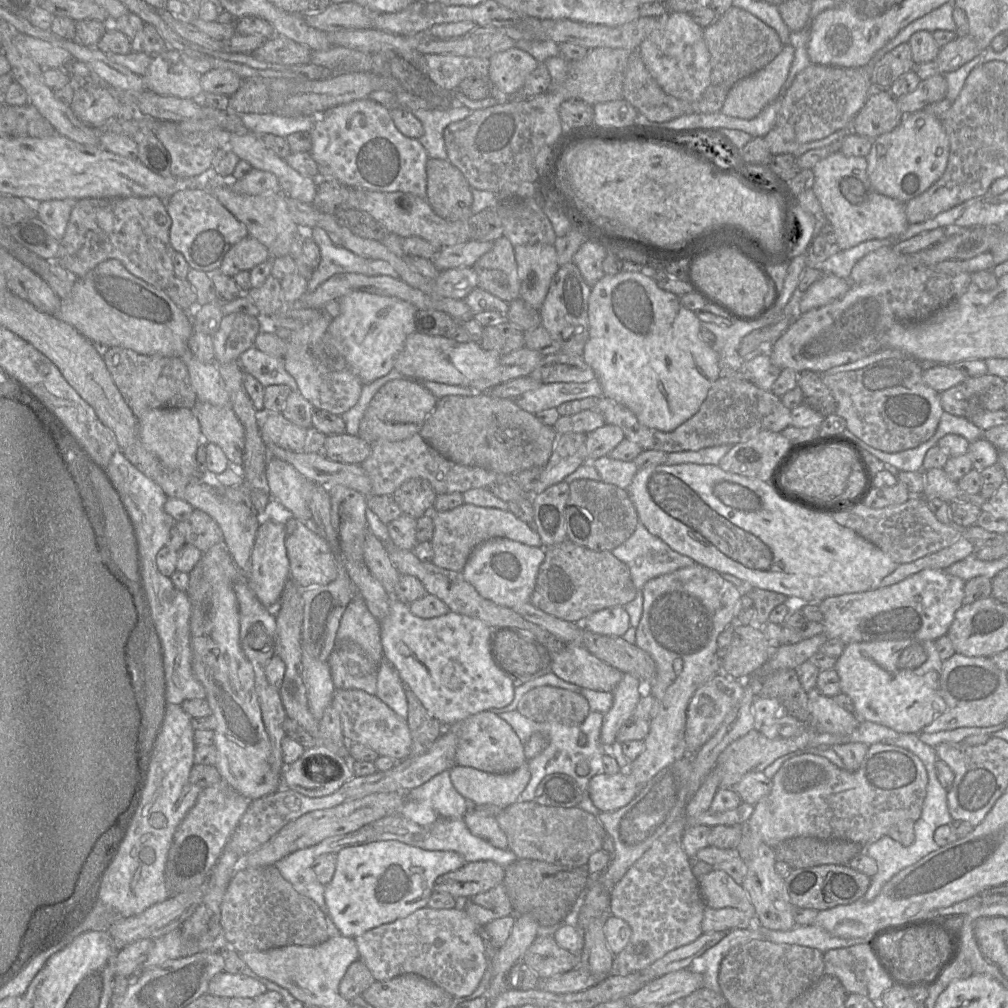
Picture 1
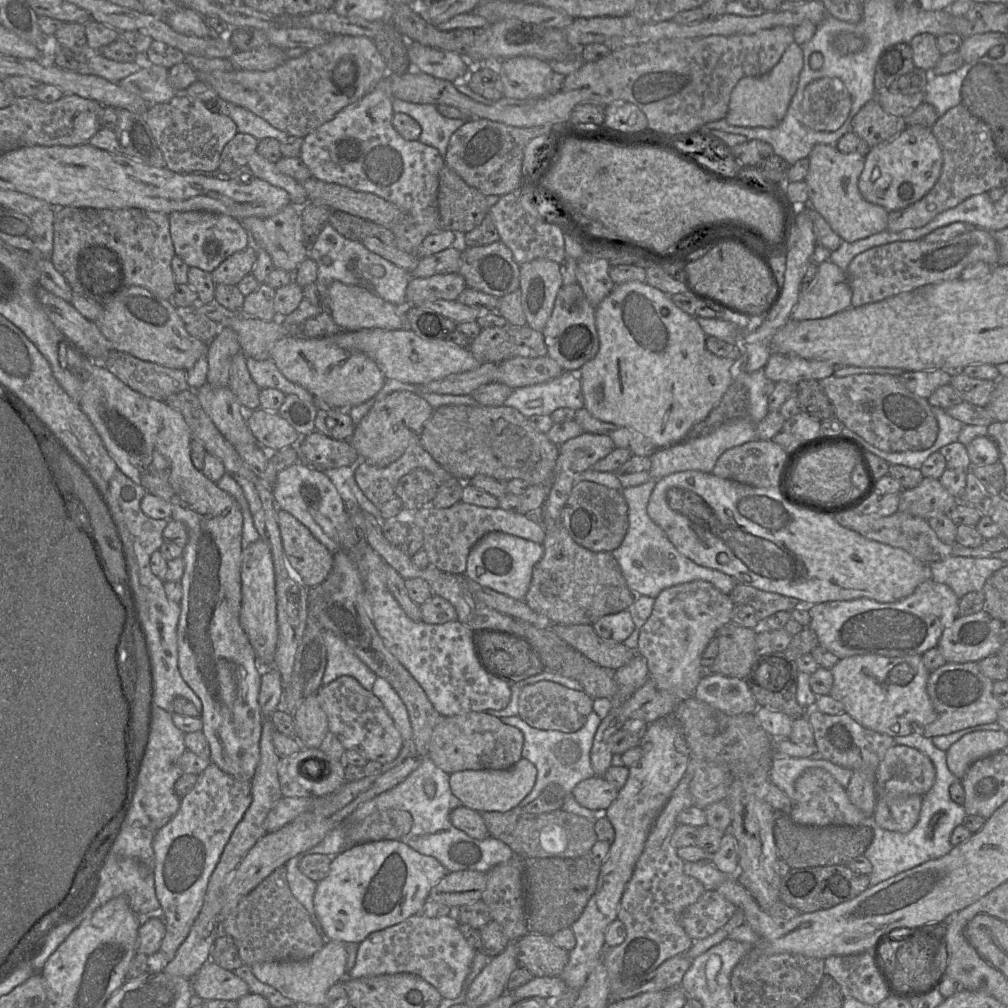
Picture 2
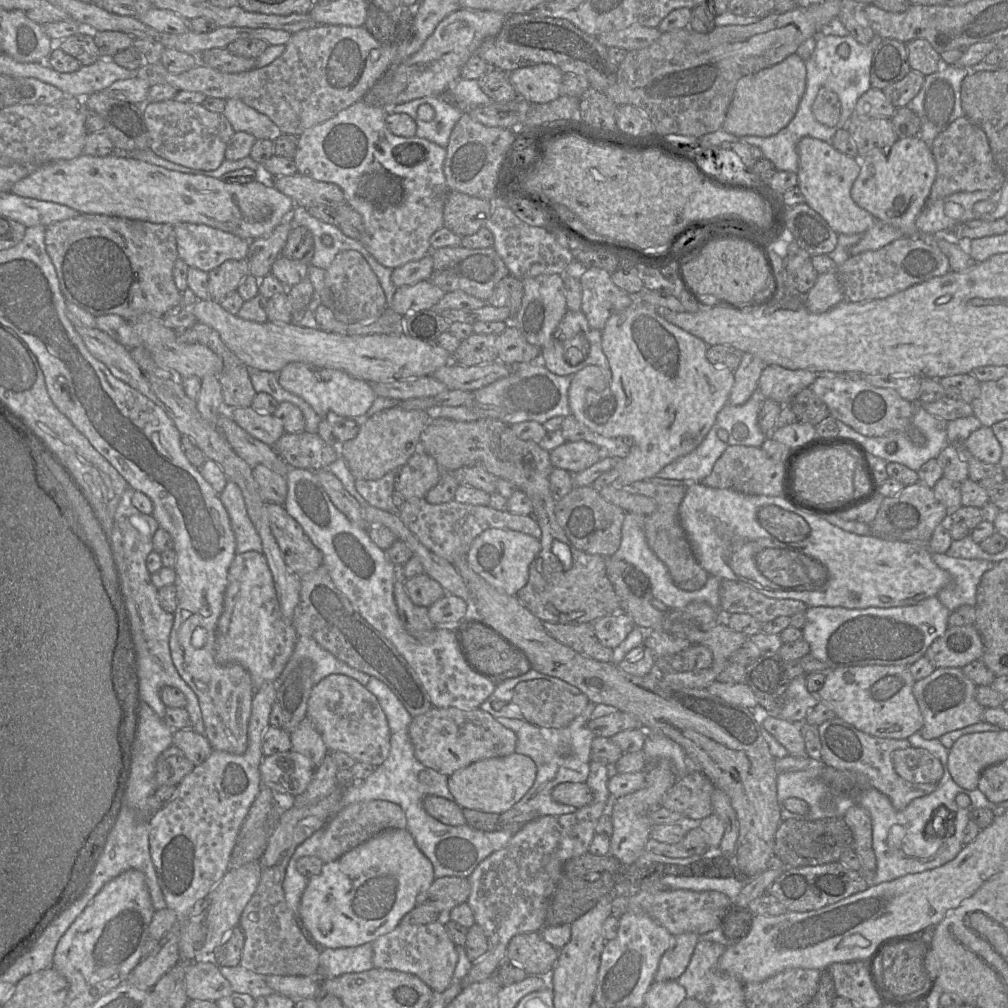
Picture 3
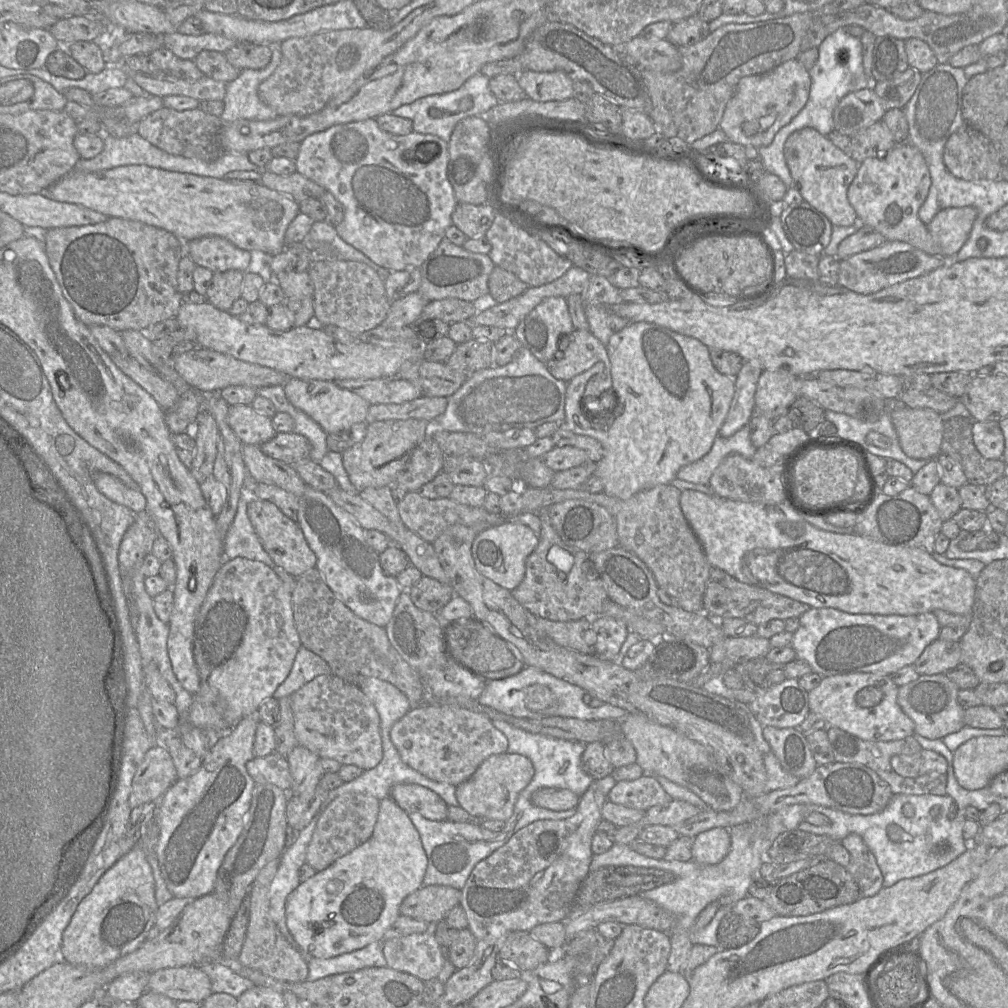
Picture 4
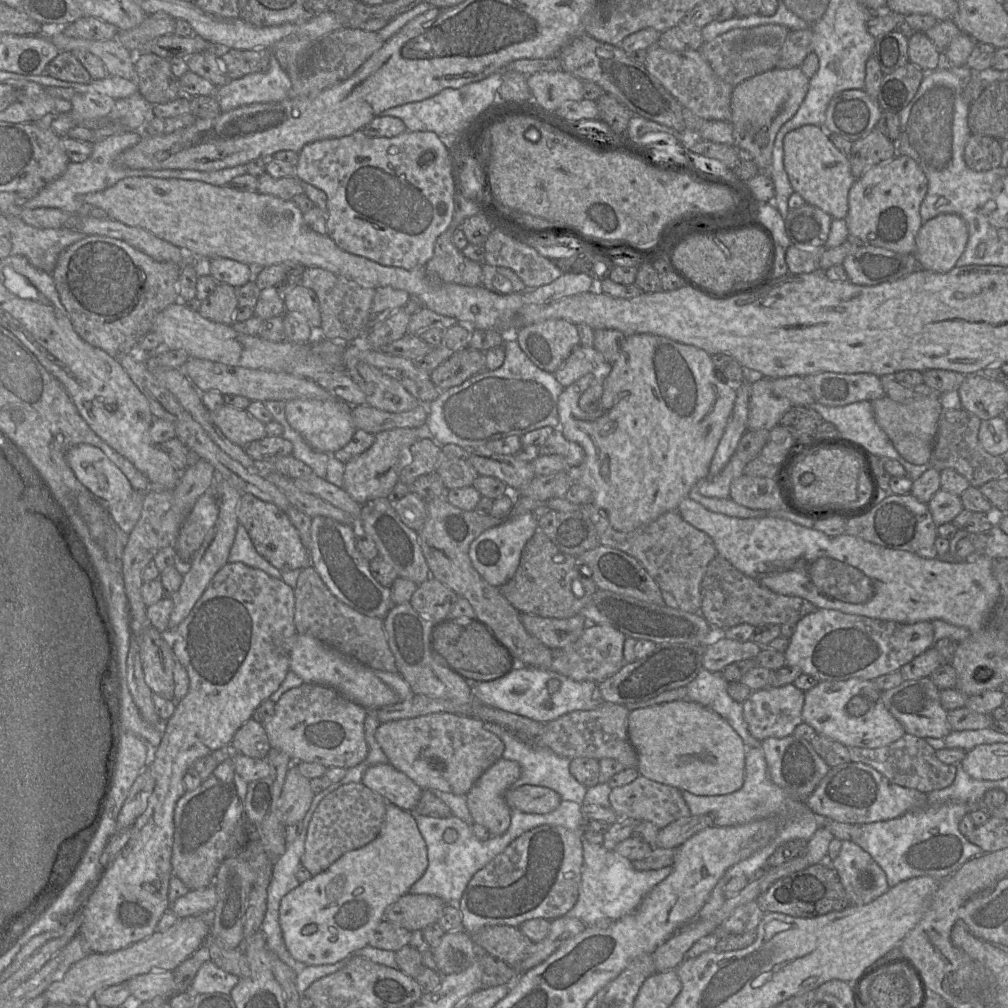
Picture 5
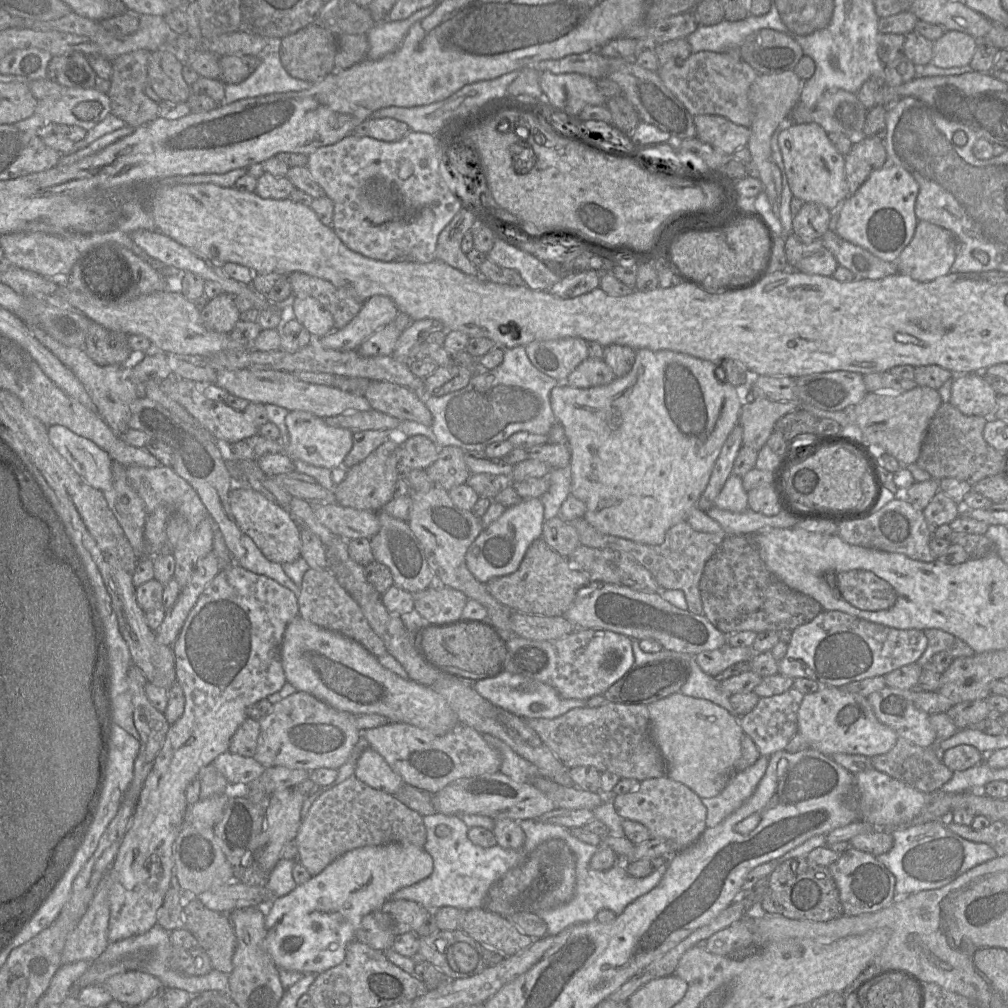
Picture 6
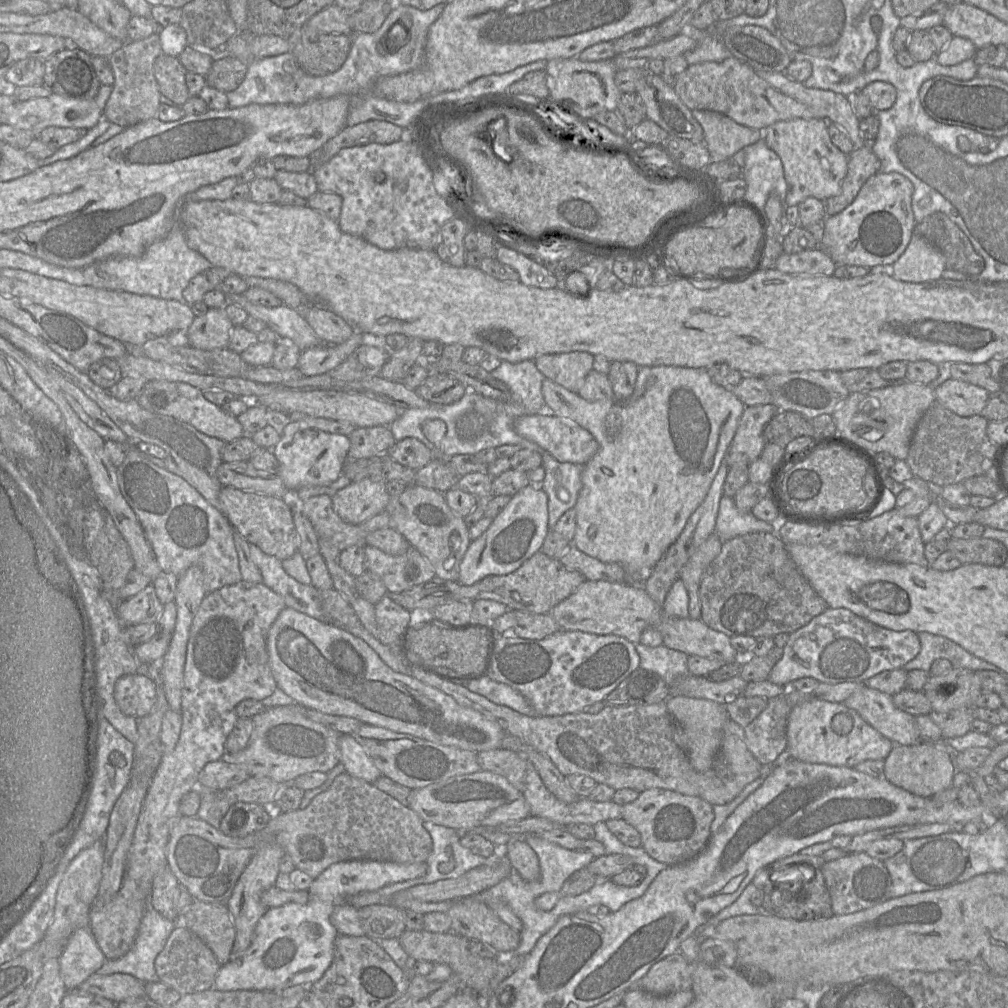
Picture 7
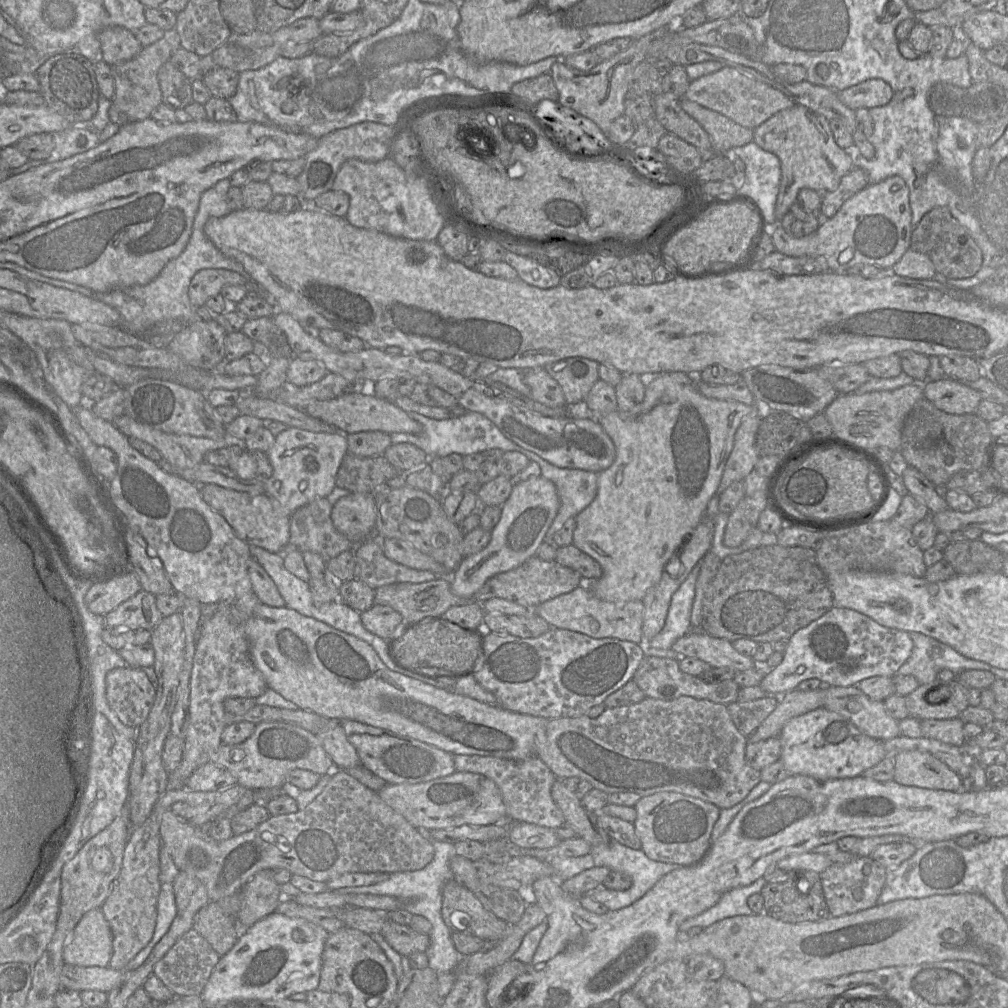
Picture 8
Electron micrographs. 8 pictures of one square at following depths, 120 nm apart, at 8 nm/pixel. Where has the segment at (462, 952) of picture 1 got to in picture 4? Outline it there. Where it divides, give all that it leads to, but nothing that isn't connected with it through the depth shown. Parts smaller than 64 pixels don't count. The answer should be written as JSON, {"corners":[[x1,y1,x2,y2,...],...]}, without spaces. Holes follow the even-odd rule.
{"corners":[[429,924,425,932,382,941,386,965,424,982,437,978,445,963,446,954,434,936,433,925]]}

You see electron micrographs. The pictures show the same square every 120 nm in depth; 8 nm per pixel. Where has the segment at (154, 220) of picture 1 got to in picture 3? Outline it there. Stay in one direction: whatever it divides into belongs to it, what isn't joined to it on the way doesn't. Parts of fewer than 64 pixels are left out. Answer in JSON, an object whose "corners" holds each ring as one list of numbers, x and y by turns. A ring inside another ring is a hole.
{"corners":[[78,214,46,227,46,251,66,301,91,315,118,315,130,321,143,314,166,316,179,307,173,277,178,259,173,225]]}

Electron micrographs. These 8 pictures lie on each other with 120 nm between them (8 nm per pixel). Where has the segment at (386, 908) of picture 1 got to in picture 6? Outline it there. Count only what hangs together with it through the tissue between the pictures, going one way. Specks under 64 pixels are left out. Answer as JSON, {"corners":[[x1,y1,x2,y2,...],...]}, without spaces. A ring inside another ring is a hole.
{"corners":[[389,843,356,848,336,858,318,875,297,885,288,895,274,899,265,908,264,946,278,969,320,974,339,965,347,945,355,939,362,918,373,913,399,889,424,880,433,872,433,859,424,850,409,843]]}

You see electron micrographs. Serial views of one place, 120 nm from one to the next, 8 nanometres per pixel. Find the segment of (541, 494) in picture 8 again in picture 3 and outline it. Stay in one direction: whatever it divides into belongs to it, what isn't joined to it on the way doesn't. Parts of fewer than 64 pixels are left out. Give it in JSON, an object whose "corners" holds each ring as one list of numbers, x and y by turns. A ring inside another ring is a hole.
{"corners":[[491,528,482,532,467,554,469,566,486,582,507,595,516,596,529,579,529,567,541,550,540,540,517,531]]}

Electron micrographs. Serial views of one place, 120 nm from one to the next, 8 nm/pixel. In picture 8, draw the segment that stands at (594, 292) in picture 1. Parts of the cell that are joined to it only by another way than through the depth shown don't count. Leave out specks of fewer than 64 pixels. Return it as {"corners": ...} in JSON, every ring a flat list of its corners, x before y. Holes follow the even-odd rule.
{"corners":[[544,368,523,371,524,382,530,387,533,400,551,407,567,405,561,386],[667,372,650,376,646,379,643,401,628,411,615,410,603,416,592,416,600,423,615,445,616,456,612,465,597,472,597,495,594,500,576,517,576,528,572,544,596,560,603,569,602,576,590,582,592,593,599,599,609,602,628,602,643,600,647,591,657,584,668,560,683,546,694,529,705,517,709,501,717,492,726,462,734,447,734,438,742,421,750,414,759,414,757,406,750,406,738,401,718,400,704,396,697,389,695,377,683,372]]}

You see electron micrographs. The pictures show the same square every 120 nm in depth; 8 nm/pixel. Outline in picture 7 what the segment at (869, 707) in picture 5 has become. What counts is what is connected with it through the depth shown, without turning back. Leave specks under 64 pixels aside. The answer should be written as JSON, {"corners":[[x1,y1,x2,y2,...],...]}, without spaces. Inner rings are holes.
{"corners":[[809,700,794,706,786,734,786,749,796,760,850,768,866,760,885,760,895,745,843,702,825,700]]}

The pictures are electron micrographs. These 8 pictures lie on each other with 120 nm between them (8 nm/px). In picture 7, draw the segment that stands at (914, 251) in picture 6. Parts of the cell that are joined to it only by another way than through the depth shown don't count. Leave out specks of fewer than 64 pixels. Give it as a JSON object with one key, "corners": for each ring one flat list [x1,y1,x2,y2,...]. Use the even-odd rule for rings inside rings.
{"corners":[[914,232,907,248,891,266,890,272,898,280,922,283,941,278,945,269,944,255,924,237]]}

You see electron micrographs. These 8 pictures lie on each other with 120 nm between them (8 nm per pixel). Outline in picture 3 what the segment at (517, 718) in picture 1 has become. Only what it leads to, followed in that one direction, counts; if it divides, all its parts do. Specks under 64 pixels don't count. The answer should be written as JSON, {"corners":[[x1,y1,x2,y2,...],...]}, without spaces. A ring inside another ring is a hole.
{"corners":[[589,702,582,713,568,725,559,728,542,727,525,720,500,717,496,718,503,726,517,736,515,752,529,756,537,766,537,775,530,790,512,808,522,812,536,812,537,817,574,813,577,808,555,801,552,790,564,782,585,782,590,772,591,743,595,735,587,727,590,715,596,704]]}

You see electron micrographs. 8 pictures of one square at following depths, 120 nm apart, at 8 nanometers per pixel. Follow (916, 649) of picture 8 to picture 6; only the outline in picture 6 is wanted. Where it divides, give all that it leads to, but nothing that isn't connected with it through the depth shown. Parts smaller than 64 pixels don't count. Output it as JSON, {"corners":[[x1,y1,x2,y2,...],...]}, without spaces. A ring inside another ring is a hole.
{"corners":[[927,629,924,633,928,639,928,645,922,656,916,662,921,667,927,665,932,657,939,652,946,652,953,657,971,657,976,653,964,641,940,629]]}

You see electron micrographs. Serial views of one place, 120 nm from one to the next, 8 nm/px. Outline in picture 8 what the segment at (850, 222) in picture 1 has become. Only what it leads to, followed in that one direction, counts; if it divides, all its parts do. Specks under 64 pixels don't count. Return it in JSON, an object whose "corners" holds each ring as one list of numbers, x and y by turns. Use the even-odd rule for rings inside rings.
{"corners":[[800,104,777,112,756,127,753,133,753,141,762,149,775,154,781,164,775,223,790,211,801,189,810,188,820,193,832,192,838,188,842,177,854,168,853,152,841,148,836,143,829,121]]}

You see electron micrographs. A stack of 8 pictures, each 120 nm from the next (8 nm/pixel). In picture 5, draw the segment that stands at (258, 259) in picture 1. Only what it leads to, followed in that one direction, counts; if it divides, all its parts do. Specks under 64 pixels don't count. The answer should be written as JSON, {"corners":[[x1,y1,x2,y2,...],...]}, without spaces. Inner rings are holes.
{"corners":[[218,283,215,290,202,301,199,313,213,322,231,325,237,306,237,289]]}

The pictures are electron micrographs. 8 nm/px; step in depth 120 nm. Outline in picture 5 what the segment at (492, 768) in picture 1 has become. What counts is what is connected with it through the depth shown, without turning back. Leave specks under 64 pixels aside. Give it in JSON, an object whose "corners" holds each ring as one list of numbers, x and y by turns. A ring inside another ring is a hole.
{"corners":[[446,712,381,723,375,731,375,739,386,754,388,763,407,775,422,789,438,789,465,797,482,773,502,758,505,750,503,741,487,730,482,720]]}

